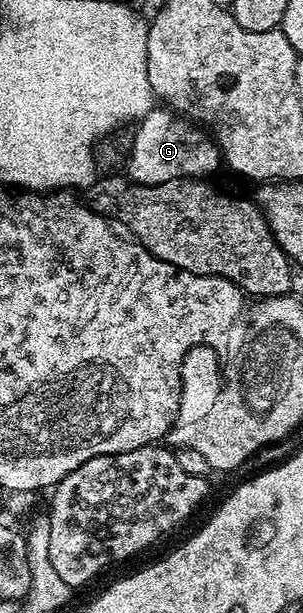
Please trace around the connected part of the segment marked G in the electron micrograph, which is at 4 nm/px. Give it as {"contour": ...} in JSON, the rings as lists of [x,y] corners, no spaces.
{"contour":[[[154,109],[139,120],[137,127],[140,128],[135,128],[132,136],[132,151],[128,154],[126,164],[127,174],[133,183],[169,183],[171,179],[208,177],[211,171],[222,167],[222,156],[215,142],[197,124],[181,117],[171,109]]]}

